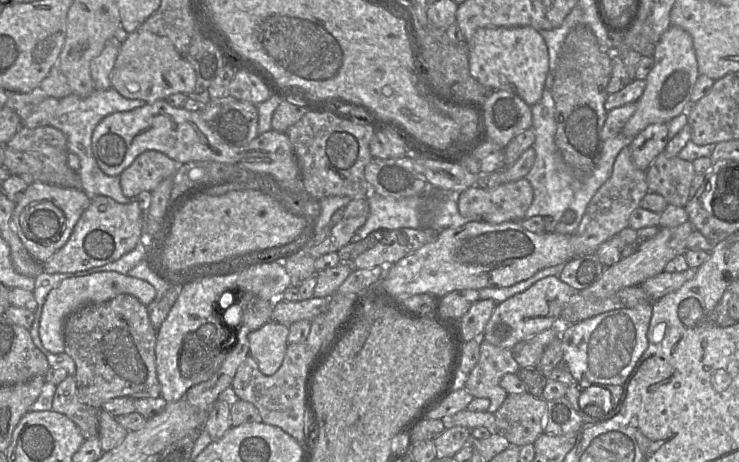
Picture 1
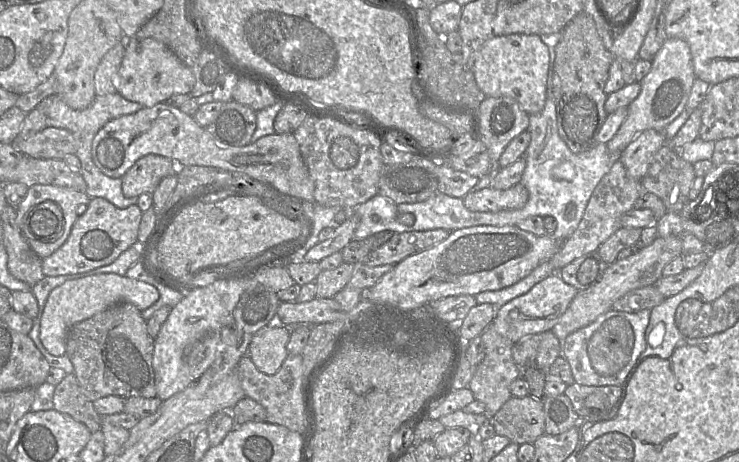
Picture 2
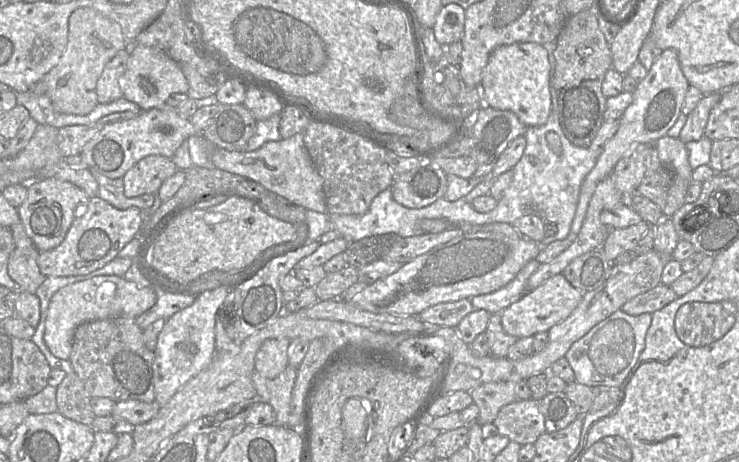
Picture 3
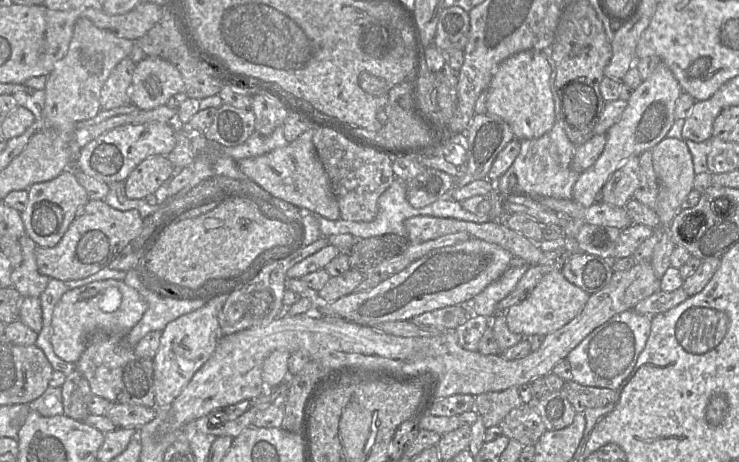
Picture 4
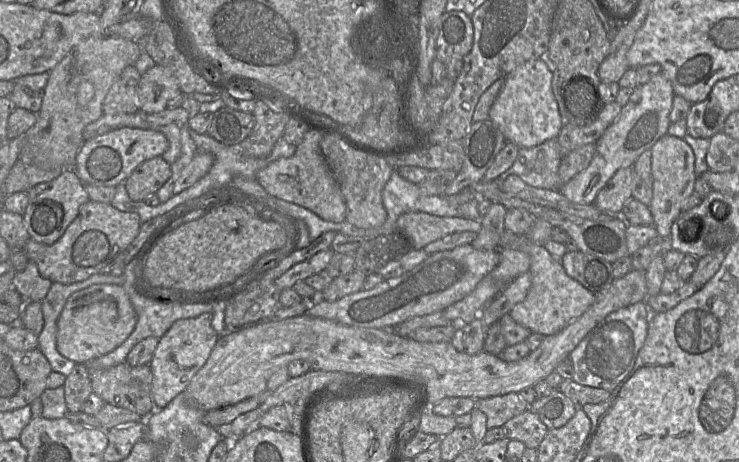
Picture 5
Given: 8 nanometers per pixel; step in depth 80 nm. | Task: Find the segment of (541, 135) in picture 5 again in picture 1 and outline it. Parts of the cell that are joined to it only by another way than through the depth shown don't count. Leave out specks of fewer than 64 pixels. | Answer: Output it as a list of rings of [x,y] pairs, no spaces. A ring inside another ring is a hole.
[[[531,26],[480,28],[469,42],[470,74],[483,86],[492,91],[508,91],[518,95],[529,106],[542,98],[549,72],[549,54],[544,38]]]

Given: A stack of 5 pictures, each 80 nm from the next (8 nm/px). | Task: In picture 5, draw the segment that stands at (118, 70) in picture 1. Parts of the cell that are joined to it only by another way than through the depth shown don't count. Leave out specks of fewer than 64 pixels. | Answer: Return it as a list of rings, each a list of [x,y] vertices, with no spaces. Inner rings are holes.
[[[154,65],[141,75],[137,86],[139,110],[153,114],[167,108],[167,101],[181,94],[176,78],[169,69]]]

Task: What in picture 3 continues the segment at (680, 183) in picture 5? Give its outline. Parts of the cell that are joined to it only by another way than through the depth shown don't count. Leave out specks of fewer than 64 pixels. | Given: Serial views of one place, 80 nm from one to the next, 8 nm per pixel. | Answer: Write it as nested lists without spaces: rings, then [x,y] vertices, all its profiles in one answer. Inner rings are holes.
[[[665,135],[654,143],[654,147],[663,165],[676,175],[691,180],[693,169],[689,164],[688,150],[679,138]]]

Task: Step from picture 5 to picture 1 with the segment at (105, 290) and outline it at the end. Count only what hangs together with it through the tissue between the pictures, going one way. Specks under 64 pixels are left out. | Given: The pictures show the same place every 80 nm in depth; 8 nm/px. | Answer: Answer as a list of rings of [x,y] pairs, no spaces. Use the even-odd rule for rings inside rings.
[[[115,271],[93,273],[82,277],[64,279],[52,289],[44,302],[39,324],[39,337],[43,347],[53,353],[64,352],[64,322],[66,318],[88,304],[101,304],[114,299],[121,294],[136,297],[145,306],[156,296],[155,288],[148,282]]]

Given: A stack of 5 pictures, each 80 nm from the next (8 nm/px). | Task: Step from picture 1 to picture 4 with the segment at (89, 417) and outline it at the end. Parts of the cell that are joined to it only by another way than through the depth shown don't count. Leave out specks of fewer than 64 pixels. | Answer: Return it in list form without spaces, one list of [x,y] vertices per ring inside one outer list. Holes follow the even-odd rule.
[[[75,369],[66,377],[61,390],[64,415],[83,421],[90,414],[88,404],[93,395],[86,378]]]

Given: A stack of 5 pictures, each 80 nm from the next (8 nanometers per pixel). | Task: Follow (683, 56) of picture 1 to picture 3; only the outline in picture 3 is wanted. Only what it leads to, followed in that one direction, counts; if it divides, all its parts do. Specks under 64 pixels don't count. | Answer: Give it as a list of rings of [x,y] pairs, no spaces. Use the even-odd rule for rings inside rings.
[[[672,48],[663,50],[651,66],[648,74],[637,85],[633,93],[633,101],[620,118],[617,132],[605,144],[595,166],[584,178],[580,188],[577,211],[569,235],[564,240],[554,241],[547,246],[543,246],[536,257],[540,264],[552,261],[574,242],[582,227],[590,200],[597,185],[611,174],[618,161],[637,145],[654,144],[659,138],[667,135],[668,130],[675,124],[679,115],[682,114],[681,108],[689,86],[690,84],[682,72],[677,51]]]

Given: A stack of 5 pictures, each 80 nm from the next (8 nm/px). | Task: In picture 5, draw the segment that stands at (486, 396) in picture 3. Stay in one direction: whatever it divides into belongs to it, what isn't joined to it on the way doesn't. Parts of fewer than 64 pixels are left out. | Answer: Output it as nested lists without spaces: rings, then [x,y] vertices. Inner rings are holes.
[[[516,392],[475,401],[476,408],[487,417],[488,429],[503,426],[508,420],[529,408],[529,404]]]

